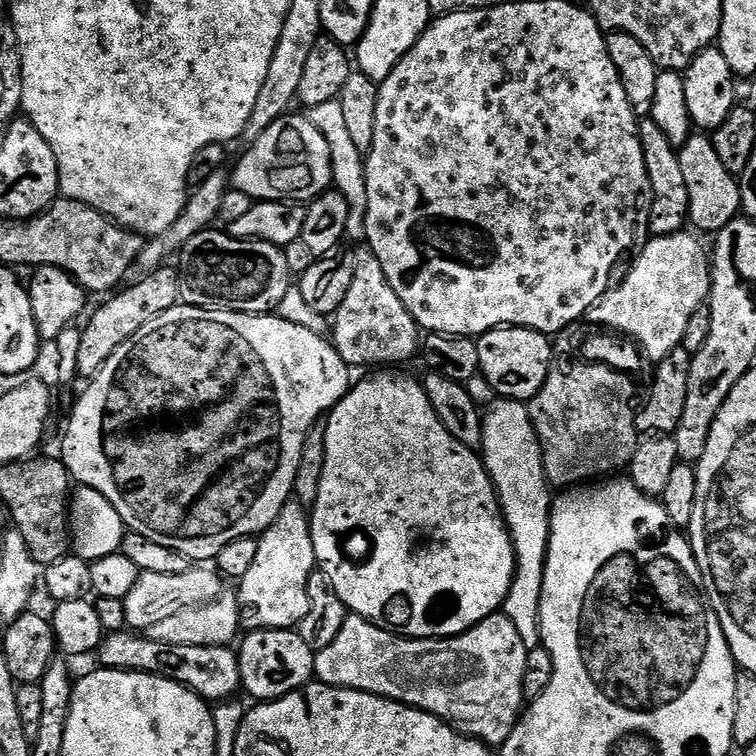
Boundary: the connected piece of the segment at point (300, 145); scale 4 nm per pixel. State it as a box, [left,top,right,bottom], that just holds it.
[231,114,333,202]

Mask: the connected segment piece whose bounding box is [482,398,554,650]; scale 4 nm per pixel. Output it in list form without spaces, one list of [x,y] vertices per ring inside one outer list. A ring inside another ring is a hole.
[[[500,398],[487,409],[482,459],[492,478],[500,511],[504,513],[504,522],[512,534],[512,545],[516,551],[516,577],[512,579],[502,612],[510,618],[510,622],[514,622],[514,630],[522,634],[522,642],[531,650],[541,643],[540,599],[554,496],[548,475],[544,473],[544,452],[540,449],[540,437],[532,425],[527,403]]]

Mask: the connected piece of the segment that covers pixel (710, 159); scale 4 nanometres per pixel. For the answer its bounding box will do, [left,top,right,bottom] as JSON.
[679,133,741,232]

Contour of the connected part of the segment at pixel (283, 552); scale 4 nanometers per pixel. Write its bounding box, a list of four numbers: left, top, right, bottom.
[238,502,318,629]

